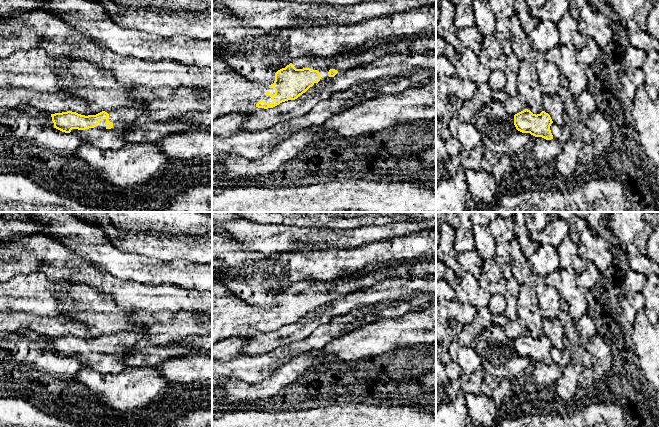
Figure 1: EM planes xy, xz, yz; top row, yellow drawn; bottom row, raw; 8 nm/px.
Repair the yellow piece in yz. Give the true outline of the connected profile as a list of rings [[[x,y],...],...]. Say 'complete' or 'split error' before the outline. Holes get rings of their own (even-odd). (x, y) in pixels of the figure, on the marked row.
complete; [[[525,109],[514,115],[514,125],[522,133],[530,133],[535,137],[542,137],[546,140],[553,139],[550,126],[553,123],[550,115],[545,111],[540,114],[533,114]]]

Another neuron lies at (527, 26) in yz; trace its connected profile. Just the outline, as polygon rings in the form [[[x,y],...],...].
[[[514,0],[515,14],[522,23],[522,27],[528,35],[532,30],[536,28],[539,20],[534,18],[530,13],[530,8],[526,3],[526,0]]]

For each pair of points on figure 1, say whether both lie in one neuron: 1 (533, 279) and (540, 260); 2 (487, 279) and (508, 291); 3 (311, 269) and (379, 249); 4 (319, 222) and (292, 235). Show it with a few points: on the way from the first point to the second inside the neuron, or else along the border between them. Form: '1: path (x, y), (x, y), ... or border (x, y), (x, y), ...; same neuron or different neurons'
1: border (527, 259), (529, 268), (544, 278); different neurons
2: path (492, 280), (503, 286); same neuron
3: path (328, 264), (334, 261), (351, 260), (362, 256); same neuron
4: border (308, 225), (333, 230); different neurons

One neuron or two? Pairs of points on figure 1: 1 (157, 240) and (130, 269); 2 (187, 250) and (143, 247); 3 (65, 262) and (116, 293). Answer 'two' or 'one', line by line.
1: two
2: one
3: one

